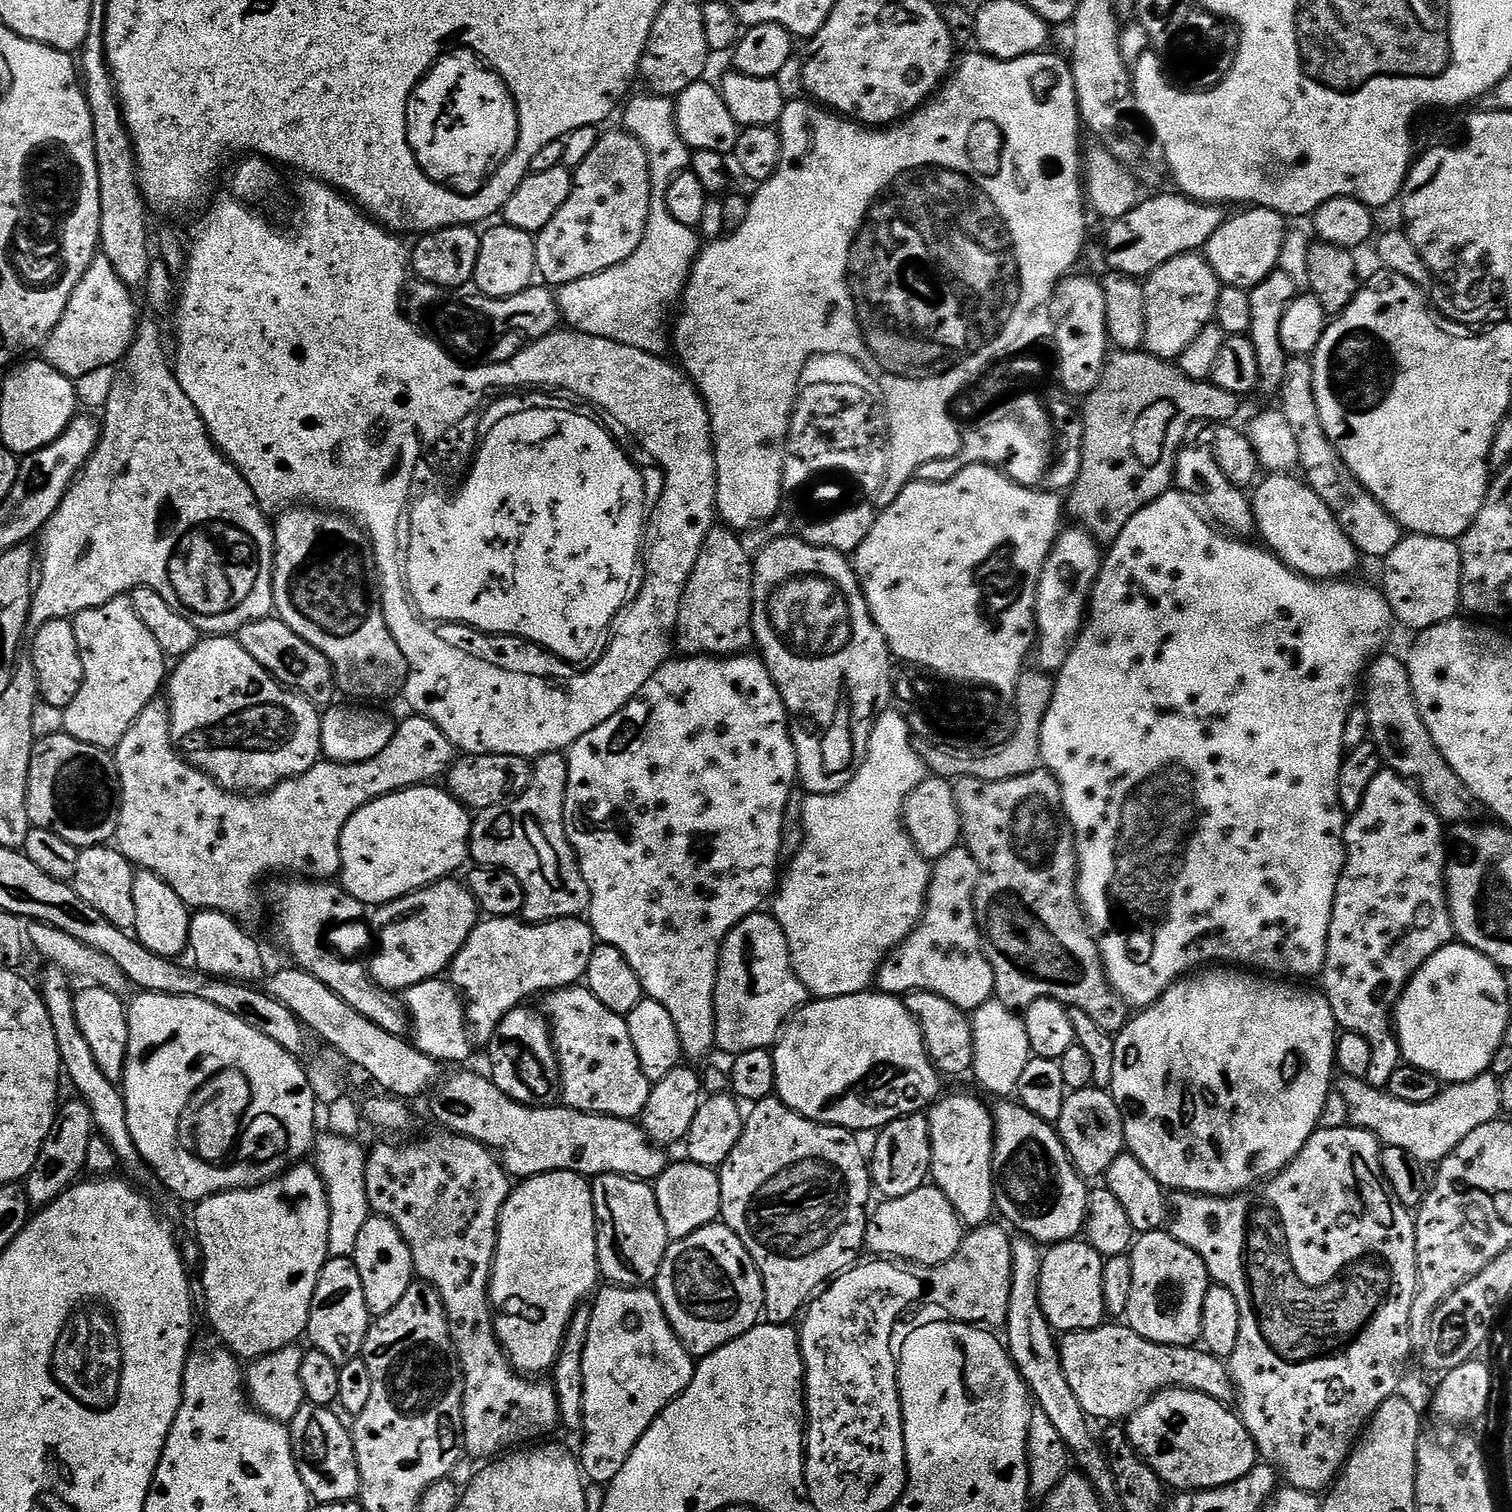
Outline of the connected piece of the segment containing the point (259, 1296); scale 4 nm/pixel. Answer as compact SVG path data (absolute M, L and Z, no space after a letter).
M301 1162L257 1188L219 1192L199 1201L195 1208L196 1240L204 1259L204 1300L208 1303L208 1320L220 1335L219 1343L244 1362L296 1344L308 1331L310 1302L322 1266L330 1258L330 1206L315 1167Z

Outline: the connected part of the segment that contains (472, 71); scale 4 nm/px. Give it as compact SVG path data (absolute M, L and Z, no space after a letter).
M470 50L445 53L416 85L407 112L408 141L420 169L436 184L465 194L476 192L513 152L518 138L517 106L509 88L496 72L486 69Z

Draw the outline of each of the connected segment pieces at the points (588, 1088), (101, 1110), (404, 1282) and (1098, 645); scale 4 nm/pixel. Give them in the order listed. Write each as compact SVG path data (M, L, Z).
M586 986L557 988L543 997L543 1015L552 1029L552 1045L560 1063L563 1107L599 1116L635 1121L652 1093L653 1081L642 1074L638 1050L630 1042L627 1019L606 1010Z
M55 966L45 967L44 977L38 980L38 991L44 998L44 1005L50 1014L50 1026L54 1026L54 1038L58 1042L58 1054L63 1071L72 1079L76 1087L75 1095L90 1106L90 1114L95 1131L113 1147L116 1163L128 1172L145 1171L146 1165L142 1154L138 1154L138 1146L134 1146L134 1138L130 1138L130 1126L126 1126L126 1102L124 1093L102 1070L98 1070L98 1062L94 1062L94 1053L82 1035L78 1026L78 1018L74 1018L74 987L67 972Z
M372 1214L362 1230L359 1231L358 1242L350 1257L358 1266L358 1275L362 1278L362 1291L366 1294L366 1306L369 1317L390 1314L398 1302L402 1302L406 1290L414 1283L416 1267L410 1254L410 1246L406 1238L398 1230L390 1218Z
M1169 490L1169 491L1167 491L1167 492L1164 492L1164 493L1163 493L1163 494L1161 494L1161 495L1160 495L1160 497L1158 497L1158 499L1157 499L1157 500L1155 500L1155 501L1154 501L1154 502L1150 502L1150 503L1149 503L1149 504L1147 504L1147 505L1146 505L1146 506L1145 506L1145 507L1144 507L1144 508L1143 508L1143 509L1142 509L1142 510L1138 510L1138 514L1134 514L1134 518L1130 518L1130 522L1126 522L1126 526L1125 526L1125 527L1124 527L1124 529L1123 529L1123 530L1122 530L1122 534L1118 534L1118 538L1117 538L1117 539L1116 539L1116 540L1115 540L1115 541L1114 541L1114 542L1113 542L1113 544L1112 544L1112 545L1111 545L1111 546L1110 546L1110 547L1109 547L1109 548L1108 548L1108 549L1107 549L1107 552L1106 552L1106 555L1105 555L1105 556L1104 556L1104 557L1103 557L1103 560L1102 560L1102 563L1101 563L1101 565L1100 565L1100 575L1099 575L1099 576L1097 576L1097 578L1096 578L1096 585L1094 585L1094 587L1092 587L1092 595L1091 595L1091 597L1090 597L1090 611L1089 611L1089 612L1088 612L1088 613L1087 613L1087 616L1086 616L1086 623L1085 623L1085 625L1084 625L1084 627L1083 627L1083 629L1082 629L1082 631L1081 631L1081 633L1080 633L1080 637L1079 637L1079 638L1078 638L1078 639L1076 639L1076 644L1075 644L1075 645L1074 645L1074 646L1073 646L1073 648L1072 648L1072 653L1071 653L1071 654L1070 654L1070 658L1066 658L1066 662L1065 662L1065 663L1064 663L1064 665L1063 665L1063 666L1062 666L1062 667L1061 667L1061 668L1060 668L1060 670L1059 670L1059 673L1058 673L1058 675L1057 675L1057 676L1056 676L1056 677L1055 677L1055 680L1054 680L1054 683L1055 683L1055 686L1056 686L1056 689L1055 689L1055 690L1054 690L1054 698L1053 698L1053 699L1052 699L1052 701L1051 701L1051 702L1050 702L1050 706L1049 706L1049 707L1048 707L1048 709L1047 709L1047 710L1046 710L1046 718L1045 718L1045 719L1044 719L1044 721L1043 721L1043 722L1042 722L1042 738L1041 738L1041 739L1040 739L1040 759L1041 759L1041 761L1042 761L1042 764L1043 764L1043 767L1044 767L1044 768L1045 768L1045 769L1047 769L1047 771L1049 771L1049 772L1051 772L1051 774L1052 774L1052 777L1053 777L1053 778L1054 778L1054 779L1055 779L1055 780L1057 780L1057 781L1058 781L1058 783L1060 783L1060 789L1061 789L1061 790L1062 790L1062 802L1063 802L1063 803L1064 803L1064 814L1065 814L1065 816L1067 816L1067 818L1068 818L1068 825L1069 825L1069 826L1071 826L1071 828L1072 828L1072 833L1074 833L1074 834L1075 834L1075 836L1076 836L1076 867L1077 867L1077 869L1078 869L1078 871L1077 871L1077 874L1076 874L1076 894L1077 894L1077 897L1078 897L1078 899L1079 899L1079 902L1080 902L1080 907L1081 907L1081 908L1083 908L1083 909L1084 909L1084 914L1085 914L1085 916L1087 916L1087 917L1088 917L1088 922L1089 922L1089 925L1090 925L1090 927L1091 927L1091 929L1092 929L1092 931L1093 931L1093 933L1094 933L1094 935L1095 935L1095 937L1096 937L1096 944L1097 944L1097 945L1098 945L1098 946L1099 946L1099 947L1100 947L1100 957L1101 957L1101 958L1102 958L1102 962L1103 962L1103 963L1104 963L1104 972L1105 972L1105 973L1106 973L1106 974L1107 974L1107 976L1108 976L1108 983L1109 983L1109 984L1111 984L1111 986L1112 986L1112 988L1113 988L1113 989L1114 989L1114 991L1115 991L1115 992L1117 992L1117 993L1118 993L1118 994L1119 994L1119 995L1120 995L1120 997L1122 997L1122 999L1124 999L1124 1002L1125 1002L1125 1004L1127 1004L1127 1005L1129 1005L1129 1006L1131 1006L1131 1007L1132 1007L1132 1008L1133 1008L1133 1009L1136 1009L1136 1010L1143 1010L1143 1009L1145 1009L1145 1008L1149 1008L1149 1007L1150 1007L1150 1005L1151 1005L1151 1004L1152 1004L1152 1003L1153 1003L1153 1002L1154 1002L1154 1001L1155 1001L1155 1000L1156 1000L1156 999L1157 999L1157 998L1158 998L1158 997L1160 997L1160 995L1162 995L1162 993L1164 993L1164 992L1165 992L1165 990L1166 990L1166 989L1168 989L1168 988L1169 988L1169 986L1170 986L1170 985L1171 985L1171 984L1175 984L1175 983L1176 983L1176 981L1177 981L1177 980L1179 980L1179 979L1181 979L1181 978L1183 978L1183 977L1185 977L1185 976L1187 976L1187 975L1189 975L1189 973L1191 973L1191 972L1192 972L1192 971L1193 971L1193 970L1196 970L1196 969L1199 969L1199 968L1200 968L1200 967L1201 967L1201 966L1212 966L1212 965L1215 965L1215 964L1212 964L1212 963L1214 963L1214 962L1215 962L1215 960L1225 960L1225 962L1226 962L1226 963L1228 963L1228 964L1225 964L1225 965L1228 965L1228 966L1247 966L1247 967L1248 967L1248 968L1249 968L1249 969L1252 969L1252 970L1259 970L1259 971L1260 971L1260 972L1261 972L1261 973L1264 973L1264 974L1279 974L1279 975L1280 975L1280 976L1281 976L1281 977L1284 977L1284 978L1296 978L1296 977L1292 977L1292 976L1316 976L1316 977L1319 977L1319 976L1320 976L1320 975L1321 975L1321 973L1323 973L1323 971L1324 971L1324 963L1325 963L1325 962L1326 962L1326 950L1327 950L1327 949L1328 949L1328 931L1329 931L1329 930L1330 930L1330 922L1331 922L1331 921L1332 921L1332 907L1333 907L1333 906L1334 906L1334 898L1335 898L1335 897L1336 897L1336 891L1337 891L1337 890L1338 890L1338 882L1339 882L1339 881L1340 881L1340 876L1341 876L1341 875L1342 875L1342 874L1343 874L1343 872L1344 872L1344 861L1345 861L1345 859L1346 859L1346 849L1345 849L1345 847L1344 847L1344 830L1345 830L1345 827L1346 827L1346 813L1344 813L1344 811L1343 811L1343 810L1342 810L1342 806L1341 806L1341 805L1340 805L1340 803L1339 803L1339 802L1338 802L1338 774L1339 774L1339 773L1340 773L1340 767L1341 767L1341 766L1342 766L1342 762L1343 762L1343 761L1344 761L1344 757L1345 757L1345 755L1346 755L1346 749L1345 749L1345 747L1344 747L1344 731L1345 731L1345 730L1346 730L1346 718L1347 718L1347 717L1348 717L1348 716L1349 716L1349 714L1351 714L1351 713L1352 713L1352 709L1353 709L1353 707L1354 707L1354 705L1355 705L1355 704L1356 704L1356 703L1357 703L1357 700L1356 700L1356 687L1358 687L1358 686L1359 686L1359 684L1360 684L1360 687L1361 687L1361 684L1362 684L1362 677L1363 677L1363 676L1364 676L1364 675L1365 675L1365 672L1366 672L1366 669L1367 669L1367 668L1368 668L1368 667L1369 667L1369 664L1370 664L1370 662L1372 662L1372 661L1375 661L1375 659L1376 659L1376 657L1377 657L1377 656L1379 656L1379 655L1381 655L1381 653L1383 653L1383 652L1384 652L1384 651L1385 651L1385 648L1384 648L1384 643L1386 643L1386 642L1387 642L1387 640L1388 640L1388 639L1390 639L1390 638L1391 638L1391 636L1392 636L1392 628L1393 628L1393 629L1394 629L1394 617L1393 617L1393 614L1392 614L1392 607L1390 607L1390 606L1389 606L1389 605L1388 605L1388 600L1387 600L1387 599L1386 599L1386 597L1384 597L1384 593L1383 593L1383 591L1381 591L1381 589L1380 589L1380 588L1379 588L1379 587L1376 587L1376 588L1371 588L1371 586L1370 586L1370 585L1368 585L1368 584L1348 584L1348 583L1352 583L1352 582L1349 582L1349 581L1348 581L1348 580L1347 580L1347 579L1344 579L1344 578L1341 578L1341 579L1338 579L1338 580L1308 580L1308 579L1306 579L1306 577L1304 577L1304 576L1300 576L1300 575L1299 575L1299 574L1298 574L1298 573L1296 573L1296 572L1295 572L1295 570L1293 570L1293 568L1287 568L1287 566L1286 566L1286 565L1285 565L1285 564L1283 564L1283 563L1282 563L1282 561L1280 561L1280 560L1279 560L1279 558L1278 558L1278 557L1276 557L1276 556L1275 556L1275 554L1274 554L1274 553L1273 553L1273 552L1270 552L1270 551L1268 551L1268 549L1267 549L1267 547L1264 547L1264 546L1259 546L1259 547L1260 547L1260 548L1255 548L1255 546L1254 546L1254 545L1252 545L1252 544L1248 544L1248 543L1252 543L1252 542L1249 542L1249 541L1248 541L1248 540L1247 540L1247 539L1244 539L1244 538L1237 538L1237 537L1235 537L1235 536L1233 536L1233 535L1231 535L1231 534L1225 534L1225 533L1224 533L1224 532L1223 532L1223 531L1221 531L1221 529L1220 529L1220 528L1219 528L1219 527L1216 527L1216 526L1213 526L1213 525L1212 525L1212 524L1211 524L1211 523L1209 523L1209 521L1208 521L1208 520L1207 520L1207 519L1205 519L1205 517L1204 517L1204 516L1203 516L1203 515L1201 515L1201 513L1200 513L1200 512L1199 512L1199 511L1198 511L1198 508L1197 508L1197 505L1196 505L1196 504L1195 504L1195 503L1193 503L1193 501L1192 501L1192 500L1191 500L1191 499L1189 499L1189 497L1187 497L1187 496L1185 496L1185 495L1184 495L1184 493L1183 493L1183 492L1181 492L1181 491L1179 491L1179 490Z

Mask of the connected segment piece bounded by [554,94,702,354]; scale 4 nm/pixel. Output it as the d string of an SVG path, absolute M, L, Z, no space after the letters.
M633 95L622 108L623 131L629 132L634 138L638 138L638 142L642 142L642 150L646 150L648 159L652 201L642 242L638 250L634 250L634 254L626 258L626 262L618 262L618 266L610 266L610 270L602 270L598 274L590 274L586 278L559 285L554 295L560 308L560 319L571 331L590 334L594 338L606 338L610 342L622 342L622 346L634 346L634 350L664 354L670 348L670 317L683 297L688 275L692 272L692 263L701 251L702 240L697 229L682 226L682 222L677 222L666 206L666 190L670 190L670 182L677 174L689 171L693 149L688 148L678 134L675 103L666 96L647 95Z

